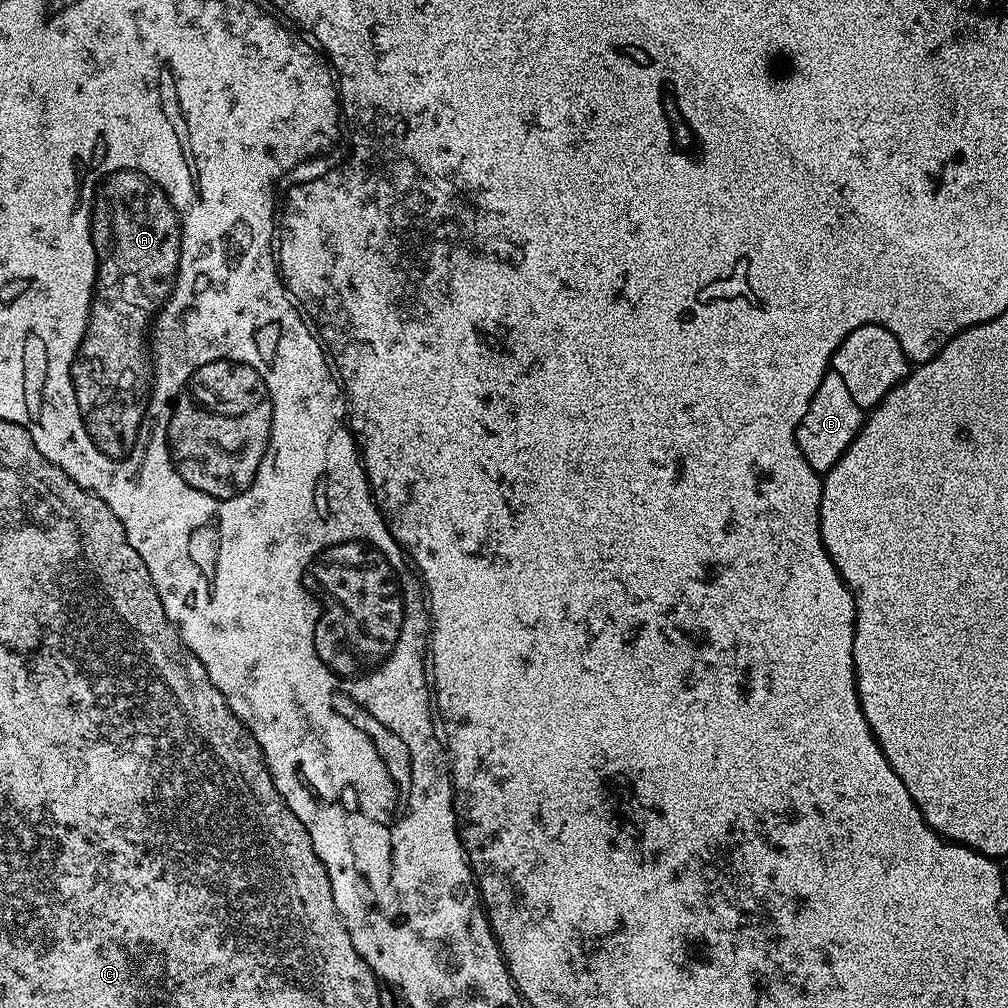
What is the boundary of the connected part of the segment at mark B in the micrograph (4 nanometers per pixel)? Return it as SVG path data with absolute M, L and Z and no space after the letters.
M829 370L824 373L802 422L796 428L798 450L802 450L806 462L814 471L821 474L828 472L854 442L865 419L865 409L858 402L854 402L852 384L846 379L845 373Z

